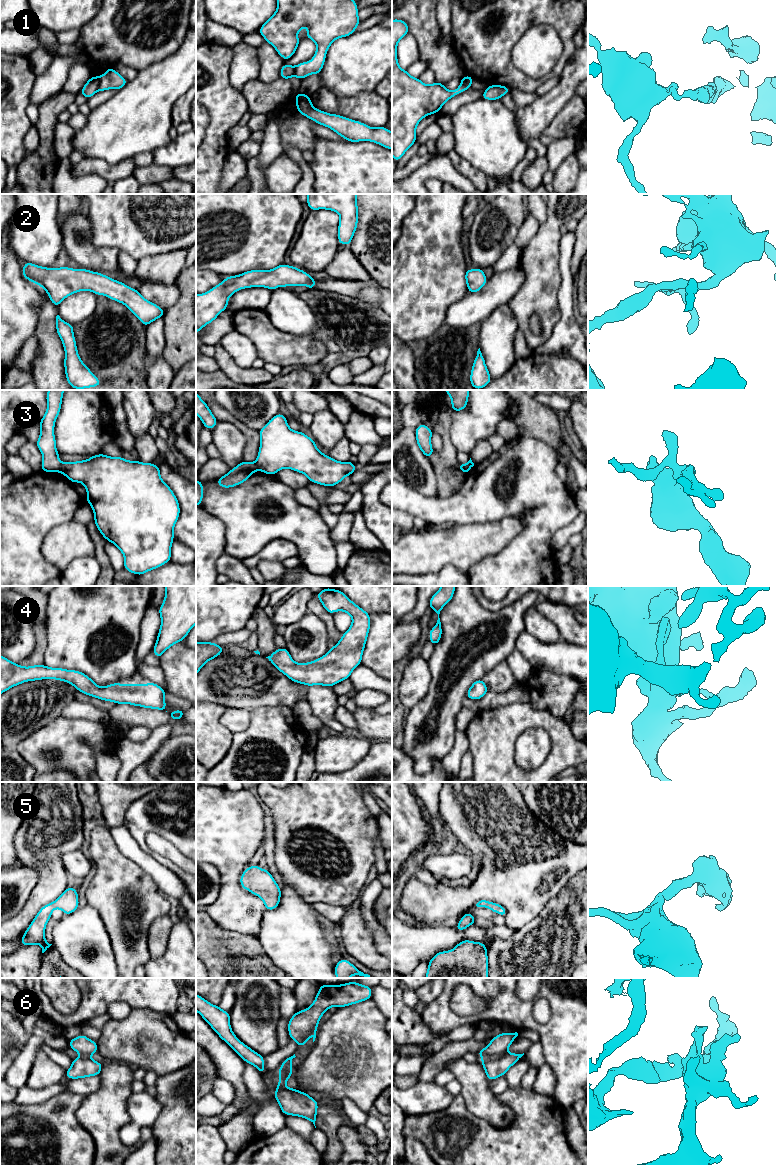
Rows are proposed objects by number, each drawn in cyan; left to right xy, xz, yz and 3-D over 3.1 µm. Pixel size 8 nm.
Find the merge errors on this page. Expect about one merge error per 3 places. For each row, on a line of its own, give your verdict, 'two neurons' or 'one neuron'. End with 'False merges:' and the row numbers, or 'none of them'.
1: two neurons
2: one neuron
3: two neurons
4: one neuron
5: one neuron
6: one neuron
False merges: 1, 3

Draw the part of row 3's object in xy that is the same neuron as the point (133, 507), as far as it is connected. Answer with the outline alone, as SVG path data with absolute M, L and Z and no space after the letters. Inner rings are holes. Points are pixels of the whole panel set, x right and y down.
M97 454L88 460L62 463L60 473L72 483L80 482L85 486L86 501L94 512L94 523L102 536L122 552L125 570L143 575L171 561L174 526L179 519L180 506L171 488L162 480L160 466L138 460L128 461L123 457Z

